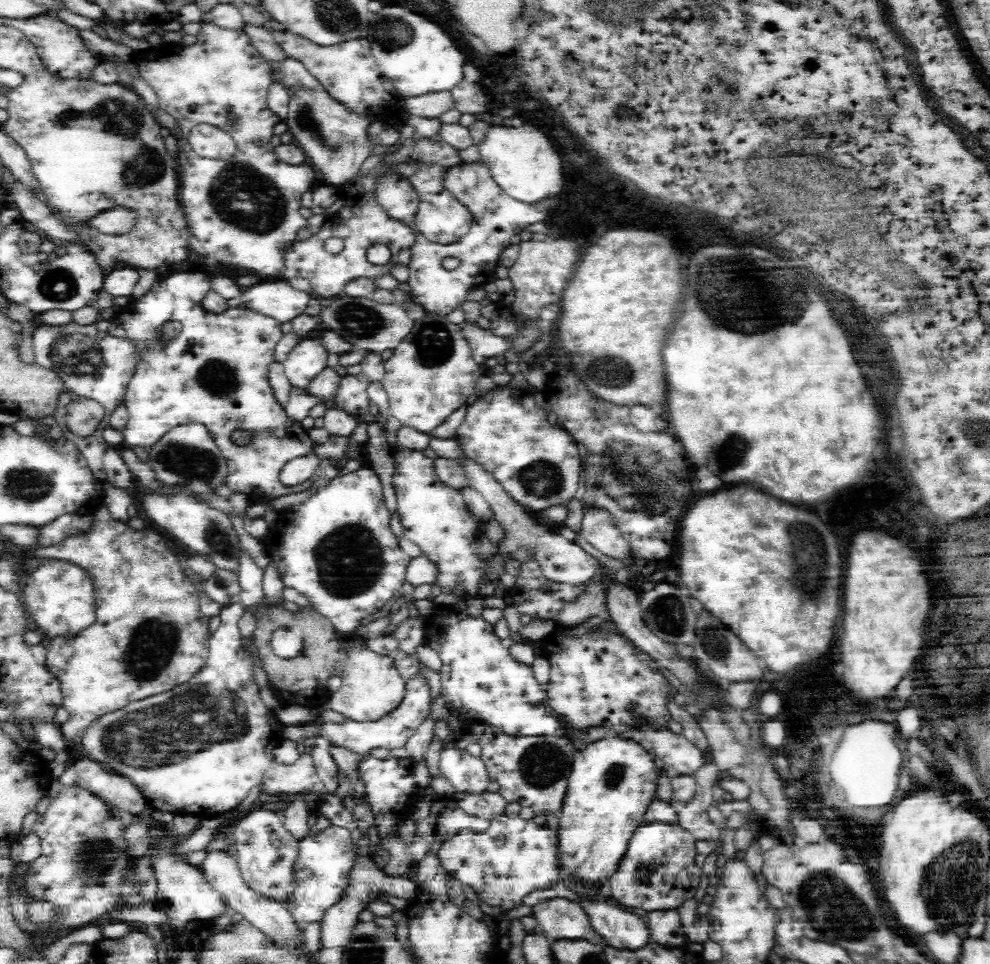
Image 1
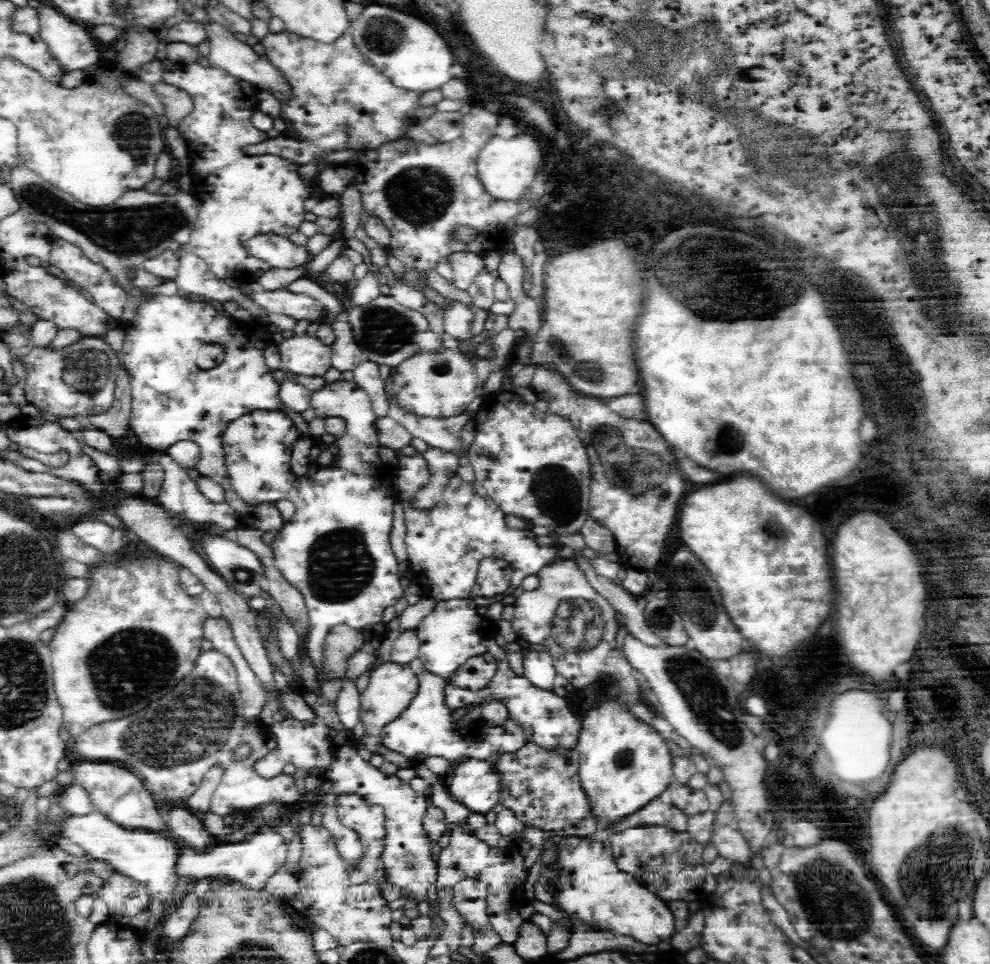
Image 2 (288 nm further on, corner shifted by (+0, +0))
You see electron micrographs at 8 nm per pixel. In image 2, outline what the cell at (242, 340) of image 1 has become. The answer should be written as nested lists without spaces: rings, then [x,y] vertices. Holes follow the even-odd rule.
[[[182,294],[178,298],[154,296],[138,308],[138,316],[132,322],[124,324],[126,344],[118,358],[132,384],[130,436],[140,436],[138,442],[162,452],[180,440],[196,442],[202,452],[202,466],[198,466],[198,470],[202,476],[210,476],[216,486],[224,488],[224,504],[240,514],[238,528],[260,530],[264,534],[272,532],[278,536],[286,522],[276,504],[248,506],[234,494],[230,480],[226,478],[226,458],[222,448],[224,432],[234,420],[254,410],[284,412],[298,428],[298,442],[292,454],[292,472],[300,478],[306,476],[308,466],[312,464],[308,454],[318,444],[314,444],[312,436],[308,434],[308,424],[300,418],[300,414],[284,406],[278,392],[280,384],[274,380],[274,372],[266,366],[266,358],[262,358],[262,352],[272,346],[272,340],[268,340],[270,332],[264,332],[260,324],[246,324],[222,314],[224,312],[218,312],[216,306],[206,300],[186,298]],[[216,344],[224,348],[224,364],[220,364],[216,370],[200,370],[198,352],[204,346]]]

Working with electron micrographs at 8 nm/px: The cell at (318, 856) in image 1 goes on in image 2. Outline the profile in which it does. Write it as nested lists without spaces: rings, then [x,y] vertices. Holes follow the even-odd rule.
[[[342,794],[336,798],[336,810],[342,826],[354,830],[362,844],[364,854],[360,862],[346,864],[342,862],[336,850],[336,838],[324,826],[298,826],[290,824],[294,838],[300,840],[302,856],[300,856],[300,874],[296,876],[300,882],[300,896],[304,900],[306,912],[312,922],[324,928],[338,944],[338,948],[346,948],[354,942],[374,942],[378,946],[390,948],[392,938],[392,918],[390,918],[390,898],[378,888],[380,882],[386,880],[382,852],[384,852],[384,810],[380,806],[364,802],[356,794]]]

